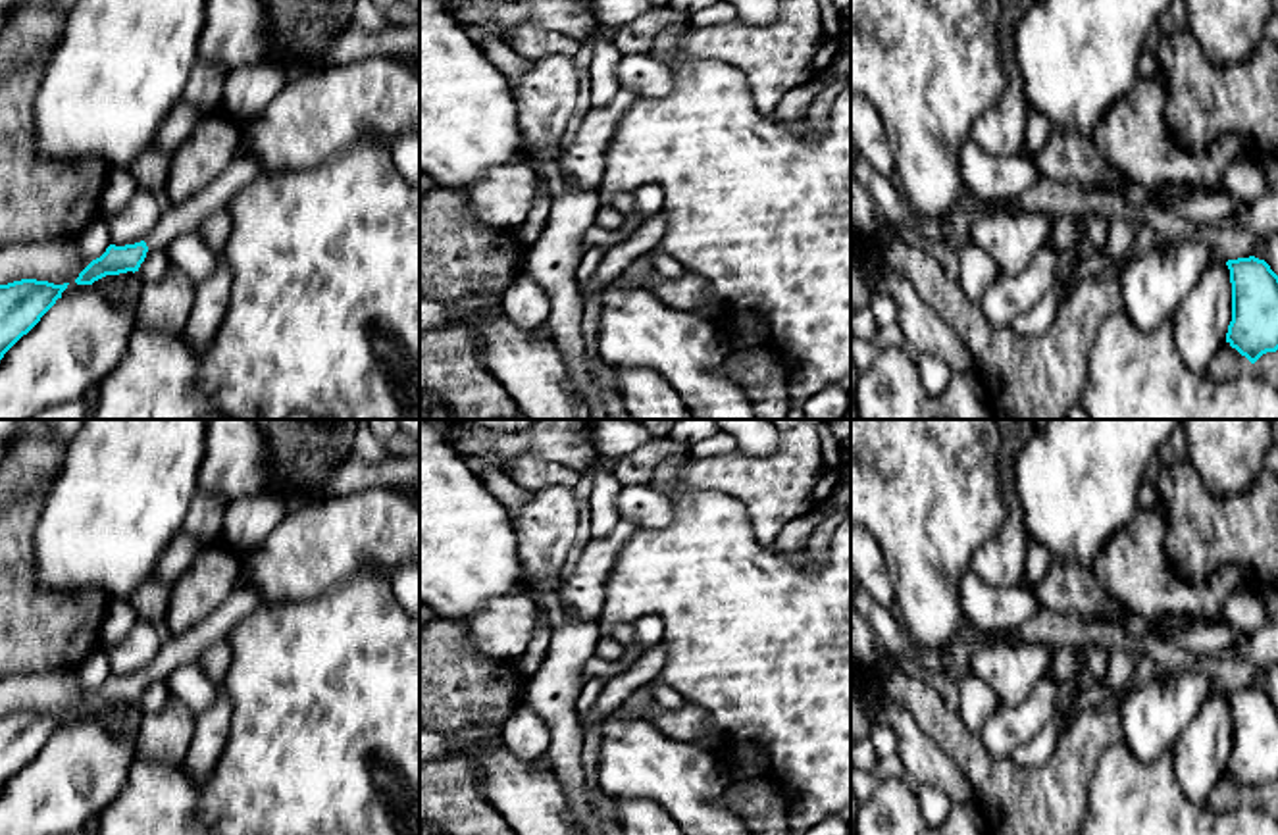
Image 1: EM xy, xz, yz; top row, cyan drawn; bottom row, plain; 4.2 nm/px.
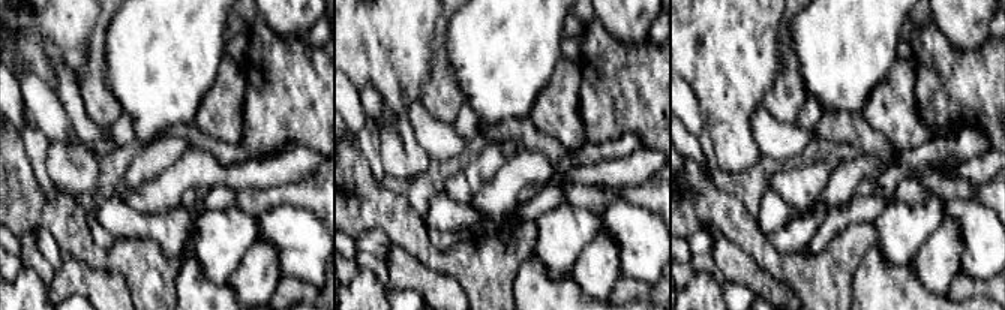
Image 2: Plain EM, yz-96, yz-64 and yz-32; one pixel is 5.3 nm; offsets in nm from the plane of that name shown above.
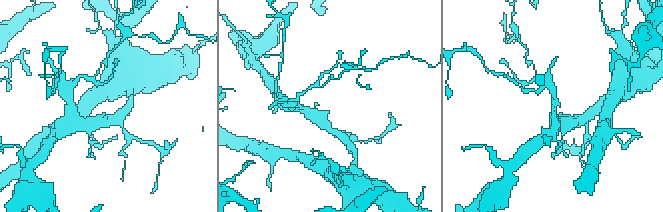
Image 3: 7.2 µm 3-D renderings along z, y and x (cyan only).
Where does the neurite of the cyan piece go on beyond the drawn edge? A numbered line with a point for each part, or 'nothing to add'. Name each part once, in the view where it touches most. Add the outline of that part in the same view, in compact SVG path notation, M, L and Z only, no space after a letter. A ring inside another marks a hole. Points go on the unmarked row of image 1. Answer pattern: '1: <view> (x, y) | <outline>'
1: xy (243, 599) | M235 581L233 591L214 614L187 633L162 643L156 660L144 671L148 681L164 681L175 668L196 662L208 646L223 641L244 616L262 606L266 606L266 600L256 587Z

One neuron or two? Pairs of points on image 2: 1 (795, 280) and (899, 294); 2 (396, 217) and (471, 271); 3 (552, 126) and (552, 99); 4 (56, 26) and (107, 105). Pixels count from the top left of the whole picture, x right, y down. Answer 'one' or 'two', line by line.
1: two
2: one
3: one
4: two

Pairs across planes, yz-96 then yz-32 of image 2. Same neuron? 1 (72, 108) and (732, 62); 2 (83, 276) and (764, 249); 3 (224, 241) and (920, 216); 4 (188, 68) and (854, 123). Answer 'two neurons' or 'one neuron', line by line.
1: two neurons
2: two neurons
3: one neuron
4: two neurons

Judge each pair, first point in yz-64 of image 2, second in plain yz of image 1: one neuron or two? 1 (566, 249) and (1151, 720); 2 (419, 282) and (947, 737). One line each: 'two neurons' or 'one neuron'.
1: one neuron
2: two neurons

